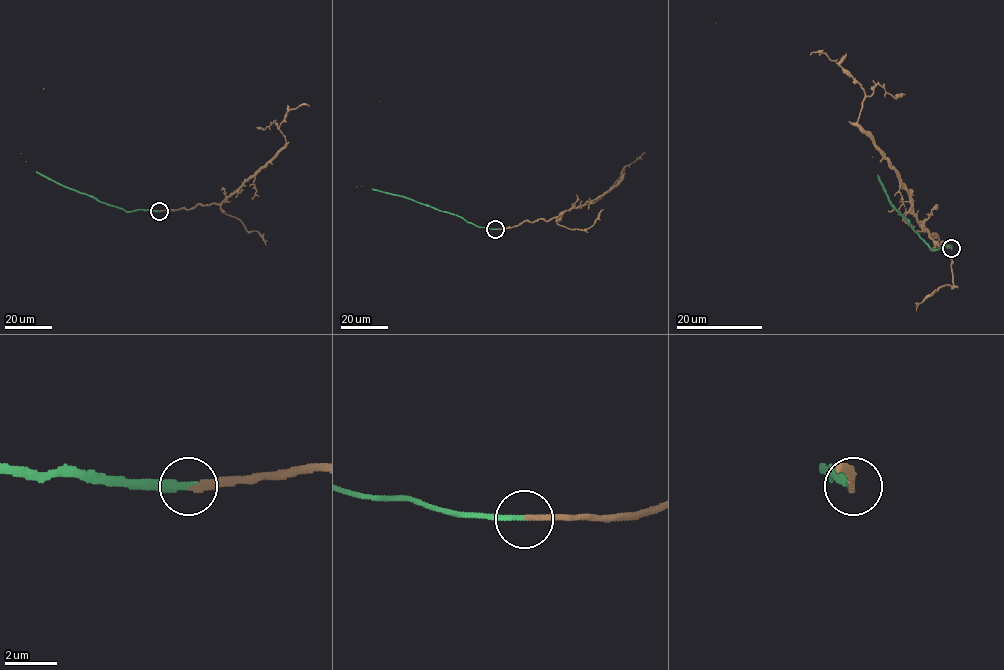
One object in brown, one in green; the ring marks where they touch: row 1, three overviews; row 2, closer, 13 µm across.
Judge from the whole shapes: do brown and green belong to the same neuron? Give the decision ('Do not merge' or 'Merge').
Merge

